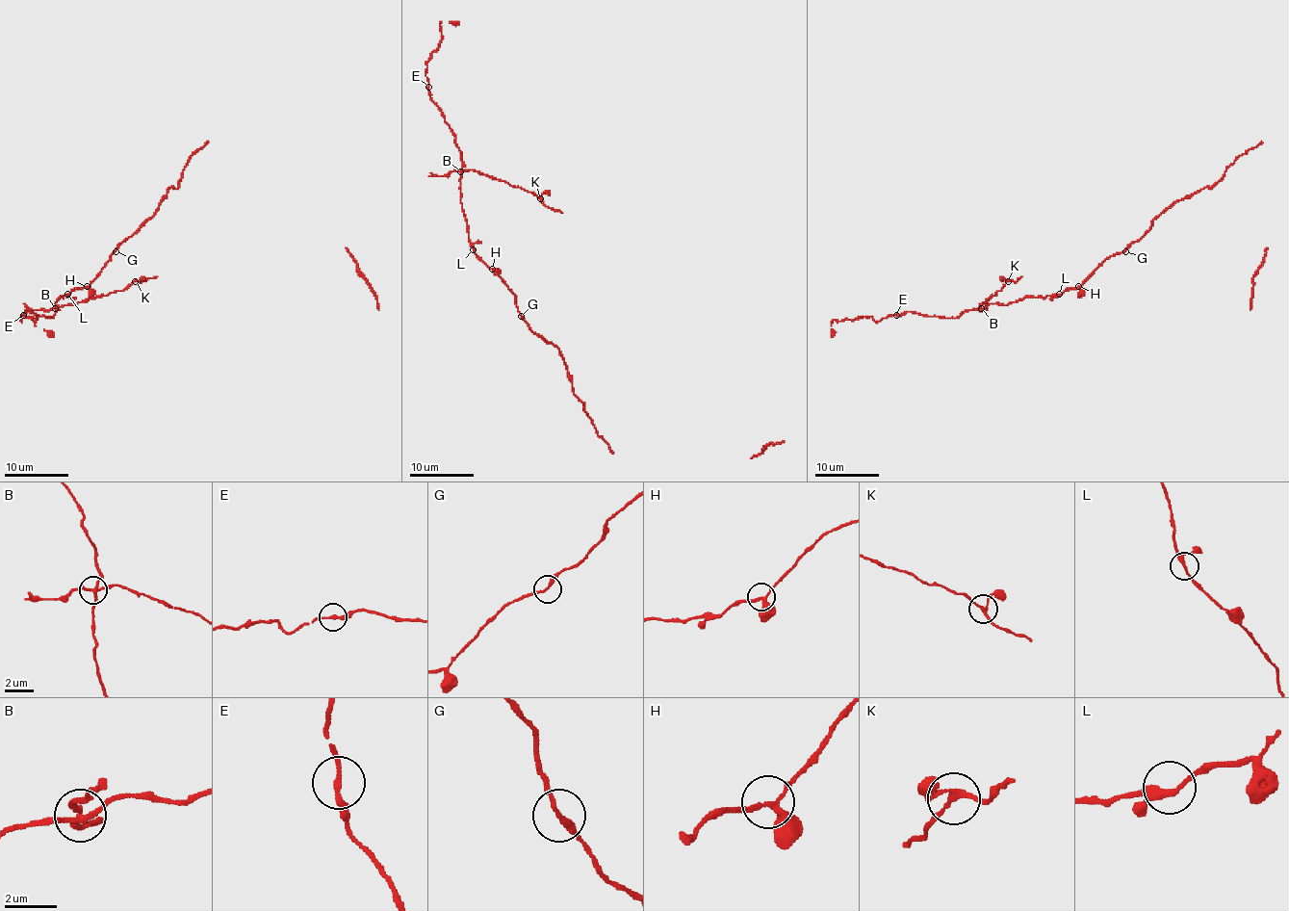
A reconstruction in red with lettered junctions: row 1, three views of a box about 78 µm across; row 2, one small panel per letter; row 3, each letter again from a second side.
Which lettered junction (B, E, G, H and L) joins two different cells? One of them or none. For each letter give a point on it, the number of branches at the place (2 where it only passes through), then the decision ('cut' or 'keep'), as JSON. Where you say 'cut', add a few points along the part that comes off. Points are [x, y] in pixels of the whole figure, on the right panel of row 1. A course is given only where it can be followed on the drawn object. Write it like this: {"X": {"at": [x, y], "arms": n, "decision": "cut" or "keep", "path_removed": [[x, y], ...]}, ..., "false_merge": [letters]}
{"B": {"at": [981, 308], "arms": 4, "decision": "cut", "path_removed": [[981, 308], [979, 305], [1008, 281], [1016, 281], [1022, 276]]}, "E": {"at": [896, 315], "arms": 2, "decision": "keep"}, "G": {"at": [1125, 251], "arms": 2, "decision": "keep"}, "H": {"at": [1078, 286], "arms": 3, "decision": "keep"}, "L": {"at": [1059, 294], "arms": 3, "decision": "keep"}, "false_merge": ["B"]}

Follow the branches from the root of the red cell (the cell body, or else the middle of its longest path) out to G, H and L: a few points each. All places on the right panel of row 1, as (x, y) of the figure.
G: (1145, 233), (1125, 251)
H: (1145, 233), (1124, 251), (1110, 255), (1078, 286)
L: (1145, 233), (1124, 251), (1110, 255), (1081, 286), (1069, 288), (1059, 294)

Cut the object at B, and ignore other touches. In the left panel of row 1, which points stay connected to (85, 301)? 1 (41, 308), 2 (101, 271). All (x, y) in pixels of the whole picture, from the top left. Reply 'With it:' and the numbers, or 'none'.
With it: 1

